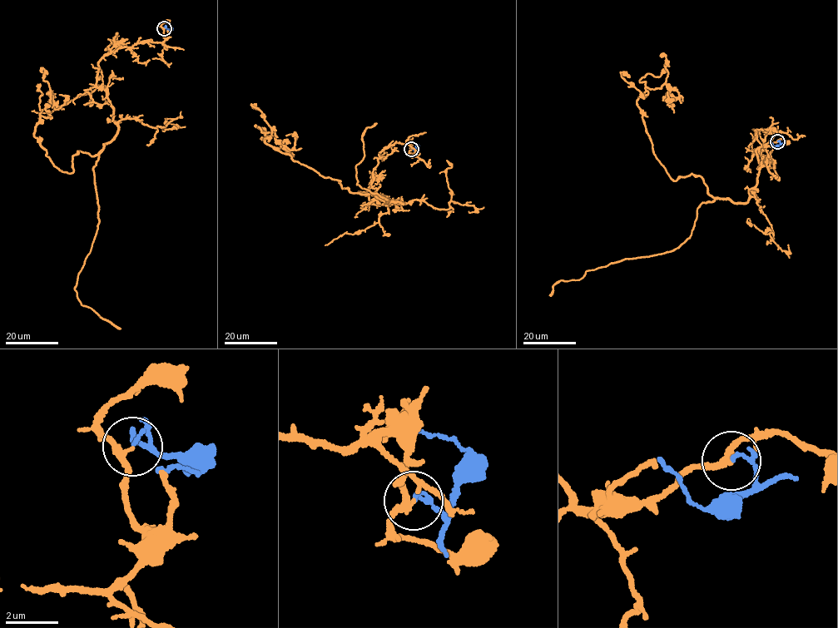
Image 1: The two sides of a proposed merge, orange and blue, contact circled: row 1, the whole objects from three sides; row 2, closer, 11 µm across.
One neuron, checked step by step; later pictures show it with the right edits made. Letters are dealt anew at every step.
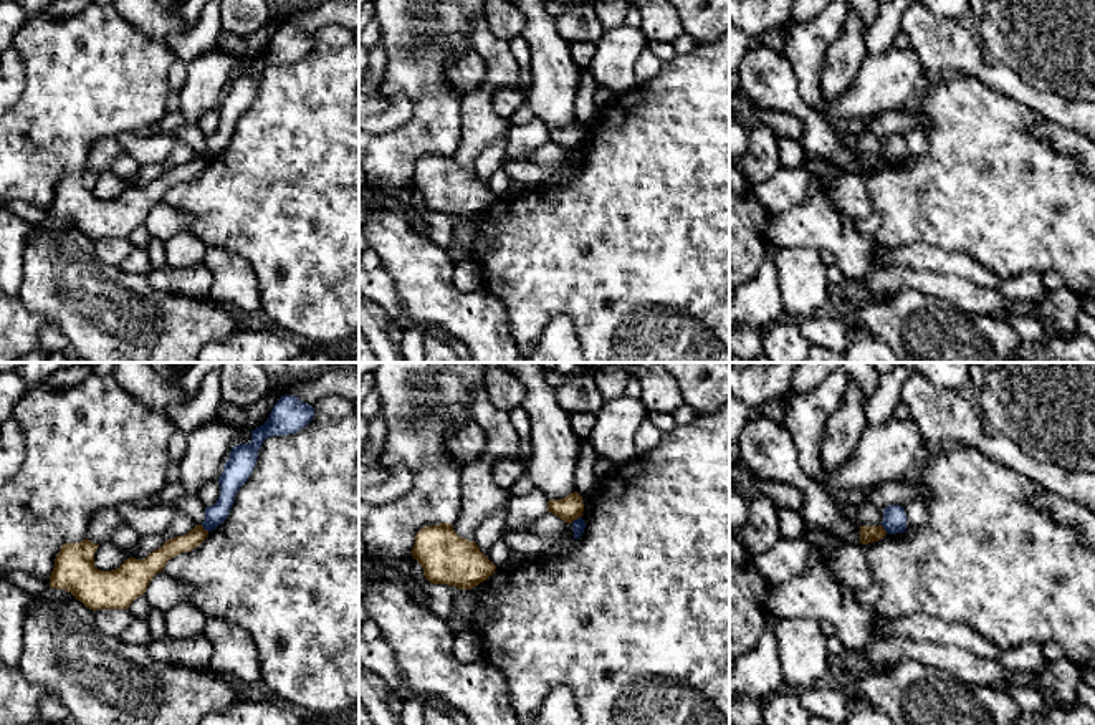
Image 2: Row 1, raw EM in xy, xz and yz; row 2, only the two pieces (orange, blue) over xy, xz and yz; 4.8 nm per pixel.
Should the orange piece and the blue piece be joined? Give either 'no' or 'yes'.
no

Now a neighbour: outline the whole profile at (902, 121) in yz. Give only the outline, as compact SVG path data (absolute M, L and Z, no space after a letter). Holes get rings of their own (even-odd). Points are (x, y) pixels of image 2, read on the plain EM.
M911 104L901 111L890 111L880 116L875 116L867 124L867 131L878 134L882 137L890 134L905 136L908 131L915 127L923 127L923 116Z

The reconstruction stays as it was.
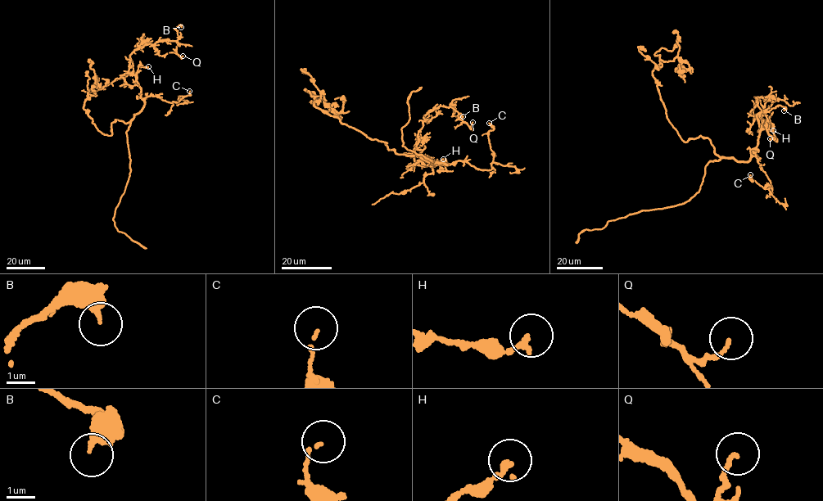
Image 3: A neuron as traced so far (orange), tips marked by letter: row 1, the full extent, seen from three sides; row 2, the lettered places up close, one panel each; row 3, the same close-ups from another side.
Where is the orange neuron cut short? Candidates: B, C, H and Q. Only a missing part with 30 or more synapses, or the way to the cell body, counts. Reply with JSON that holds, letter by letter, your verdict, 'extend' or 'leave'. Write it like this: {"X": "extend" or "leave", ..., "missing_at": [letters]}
{"B": "leave", "C": "leave", "H": "leave", "Q": "leave", "missing_at": []}

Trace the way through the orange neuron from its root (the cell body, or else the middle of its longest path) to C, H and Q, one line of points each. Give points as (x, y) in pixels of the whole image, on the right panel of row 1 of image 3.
C: (716, 154), (740, 162), (755, 156), (772, 188), (765, 188), (752, 182), (750, 174)
H: (716, 154), (745, 161), (750, 160), (750, 151), (756, 146), (766, 121), (773, 124), (773, 130)
Q: (716, 154), (740, 162), (750, 160), (764, 126), (761, 115), (768, 99), (756, 97), (766, 115), (770, 138)

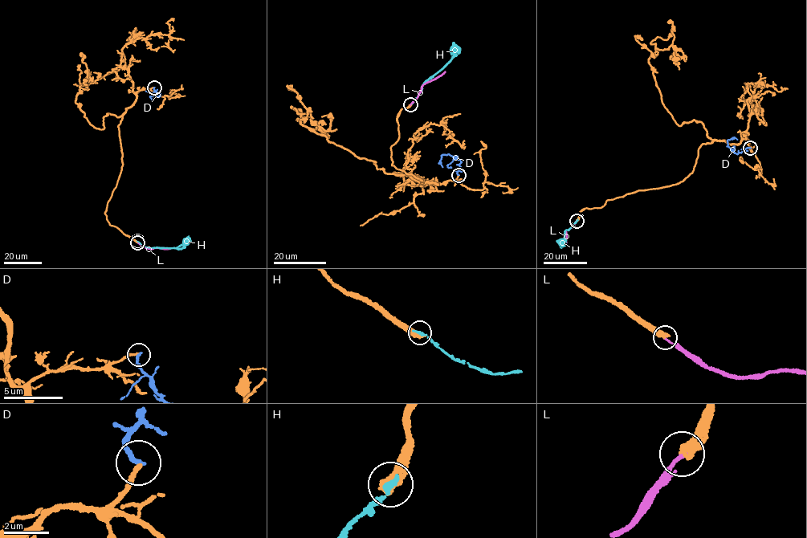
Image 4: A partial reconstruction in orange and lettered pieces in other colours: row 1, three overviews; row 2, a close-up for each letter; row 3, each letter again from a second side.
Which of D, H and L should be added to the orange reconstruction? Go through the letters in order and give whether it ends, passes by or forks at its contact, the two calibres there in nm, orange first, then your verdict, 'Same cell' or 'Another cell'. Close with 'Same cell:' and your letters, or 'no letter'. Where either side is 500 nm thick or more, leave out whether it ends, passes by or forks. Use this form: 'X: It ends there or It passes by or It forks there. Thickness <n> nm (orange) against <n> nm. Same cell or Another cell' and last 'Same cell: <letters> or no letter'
D: It ends there. Thickness 200 nm (orange) against 220 nm. Another cell
H: It ends there. Thickness 300 nm (orange) against 200 nm. Another cell
L: It ends there. Thickness 280 nm (orange) against 160 nm. Another cell
Same cell: no letter

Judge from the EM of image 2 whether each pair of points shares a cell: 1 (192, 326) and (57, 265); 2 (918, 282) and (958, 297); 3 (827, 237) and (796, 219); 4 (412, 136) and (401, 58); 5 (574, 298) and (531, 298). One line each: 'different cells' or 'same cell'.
1: same cell
2: same cell
3: same cell
4: same cell
5: same cell

